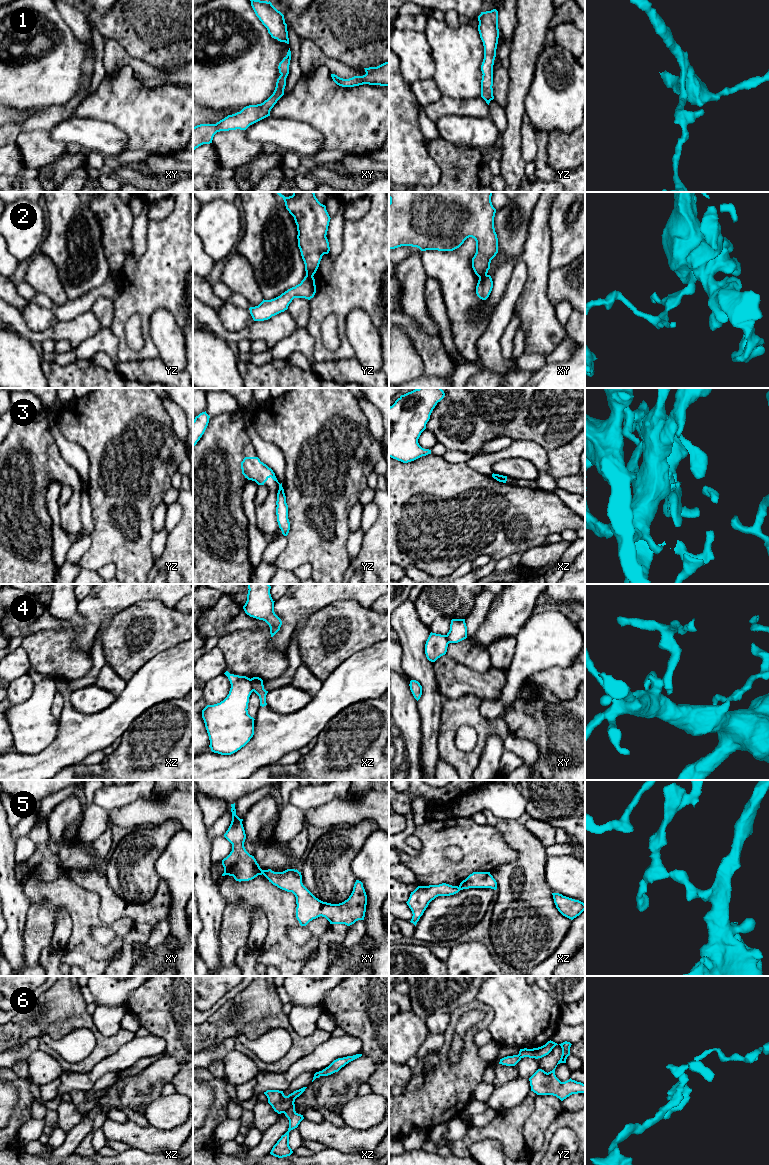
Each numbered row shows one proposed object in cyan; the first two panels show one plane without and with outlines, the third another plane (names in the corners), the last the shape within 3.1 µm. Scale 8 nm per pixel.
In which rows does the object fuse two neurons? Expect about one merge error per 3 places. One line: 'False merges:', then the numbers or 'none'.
False merges: 2, 3, 4, 5, 6

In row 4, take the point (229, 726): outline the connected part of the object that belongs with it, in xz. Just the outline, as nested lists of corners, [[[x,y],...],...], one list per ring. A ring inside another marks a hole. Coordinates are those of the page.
[[[224,673],[231,684],[227,697],[220,703],[207,705],[202,718],[209,736],[211,751],[231,755],[244,747],[254,735],[254,718],[248,714],[251,679]]]

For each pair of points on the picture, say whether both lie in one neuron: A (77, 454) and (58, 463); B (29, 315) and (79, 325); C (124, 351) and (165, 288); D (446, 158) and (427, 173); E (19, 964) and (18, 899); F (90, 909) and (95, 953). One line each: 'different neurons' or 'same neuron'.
A: different neurons
B: different neurons
C: same neuron
D: different neurons
E: same neuron
F: same neuron

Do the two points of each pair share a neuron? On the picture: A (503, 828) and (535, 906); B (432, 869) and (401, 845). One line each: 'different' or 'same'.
A: same
B: different

